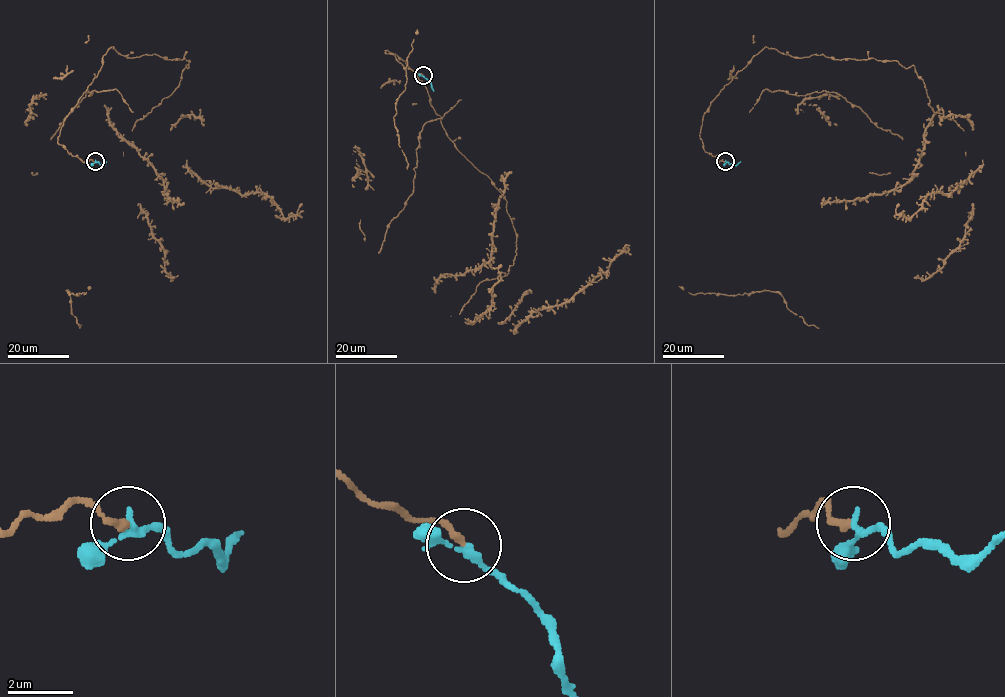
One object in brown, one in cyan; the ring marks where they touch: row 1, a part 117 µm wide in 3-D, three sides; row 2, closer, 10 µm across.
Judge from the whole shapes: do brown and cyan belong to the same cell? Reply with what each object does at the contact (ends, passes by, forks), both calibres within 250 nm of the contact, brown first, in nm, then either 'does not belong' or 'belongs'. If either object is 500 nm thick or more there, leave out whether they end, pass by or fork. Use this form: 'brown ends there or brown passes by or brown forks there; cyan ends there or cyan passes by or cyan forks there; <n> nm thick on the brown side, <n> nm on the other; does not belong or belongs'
brown ends there; cyan passes by; 200 nm thick on the brown side, 180 nm on the other; belongs

